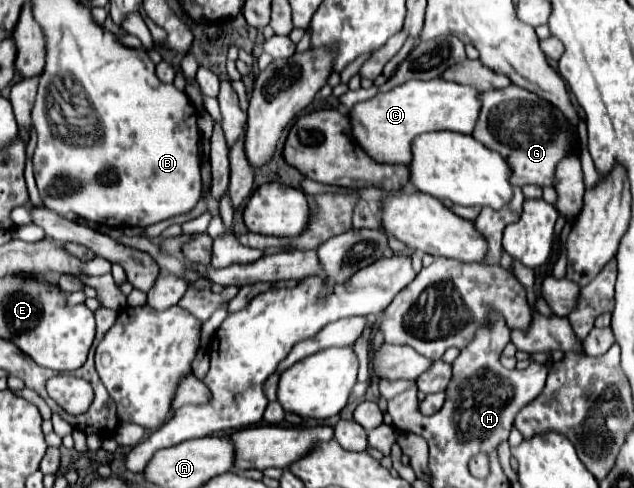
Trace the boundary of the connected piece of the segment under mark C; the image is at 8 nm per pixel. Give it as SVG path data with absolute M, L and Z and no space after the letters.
M443 79L407 81L373 99L355 103L349 111L351 137L379 163L411 163L411 141L427 131L473 133L479 117L479 91Z

